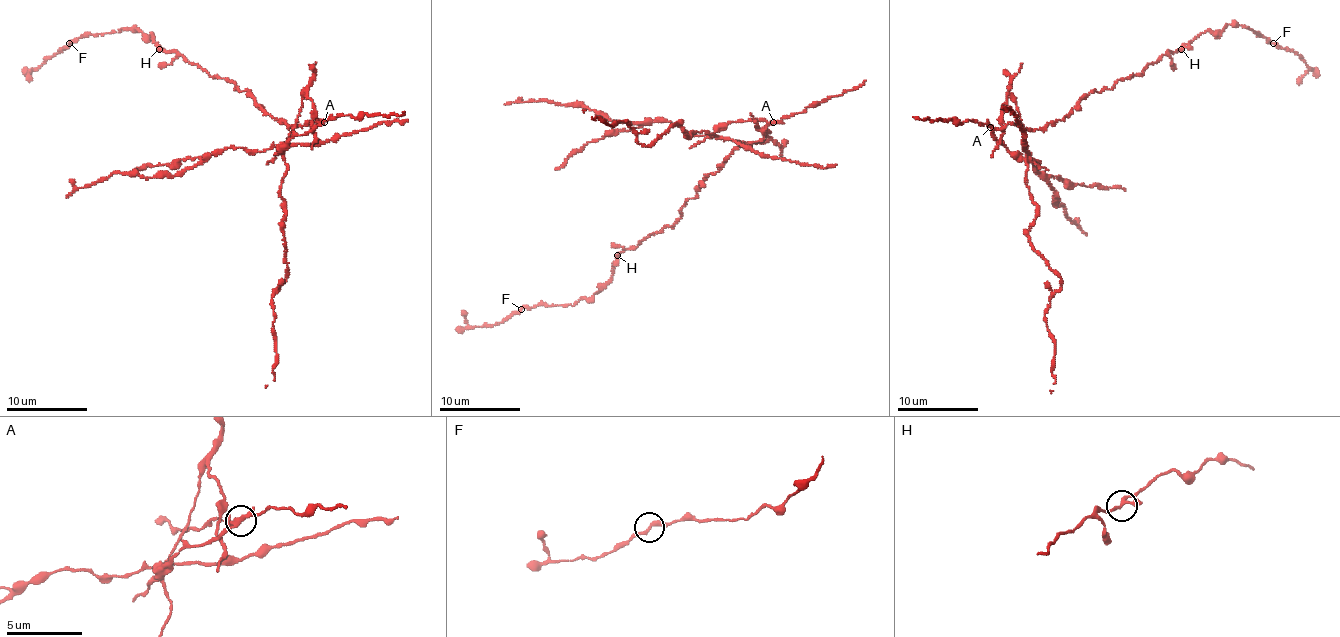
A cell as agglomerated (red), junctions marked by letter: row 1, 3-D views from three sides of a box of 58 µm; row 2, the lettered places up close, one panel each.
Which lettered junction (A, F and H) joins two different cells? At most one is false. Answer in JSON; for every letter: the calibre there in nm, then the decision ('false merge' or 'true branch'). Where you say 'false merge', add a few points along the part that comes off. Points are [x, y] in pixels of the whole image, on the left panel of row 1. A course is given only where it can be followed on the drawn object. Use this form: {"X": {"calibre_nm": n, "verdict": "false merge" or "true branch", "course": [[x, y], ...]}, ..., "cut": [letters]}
{"A": {"calibre_nm": 190, "verdict": "false merge", "course": [[325, 121], [286, 140], [281, 154], [288, 269], [272, 297], [276, 365], [265, 388]]}, "F": {"calibre_nm": 280, "verdict": "true branch"}, "H": {"calibre_nm": 190, "verdict": "true branch"}, "cut": ["A"]}

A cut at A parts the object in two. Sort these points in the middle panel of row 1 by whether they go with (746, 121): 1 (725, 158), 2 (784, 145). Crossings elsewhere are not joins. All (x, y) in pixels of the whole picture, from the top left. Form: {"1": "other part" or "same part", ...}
{"1": "other part", "2": "same part"}

